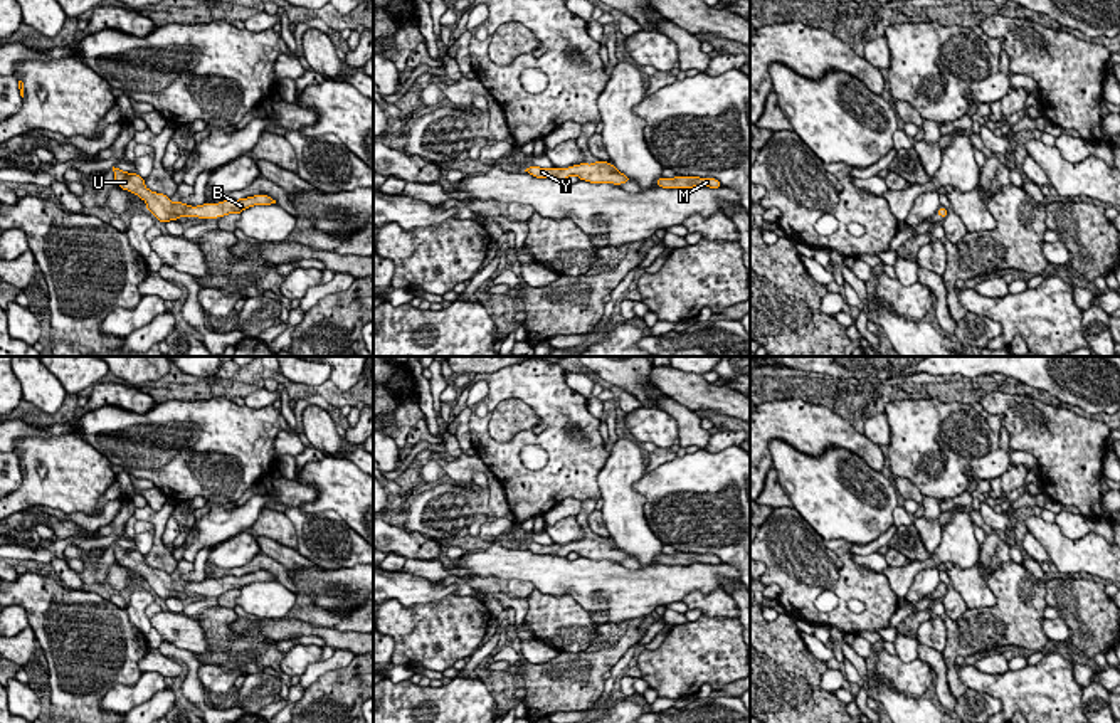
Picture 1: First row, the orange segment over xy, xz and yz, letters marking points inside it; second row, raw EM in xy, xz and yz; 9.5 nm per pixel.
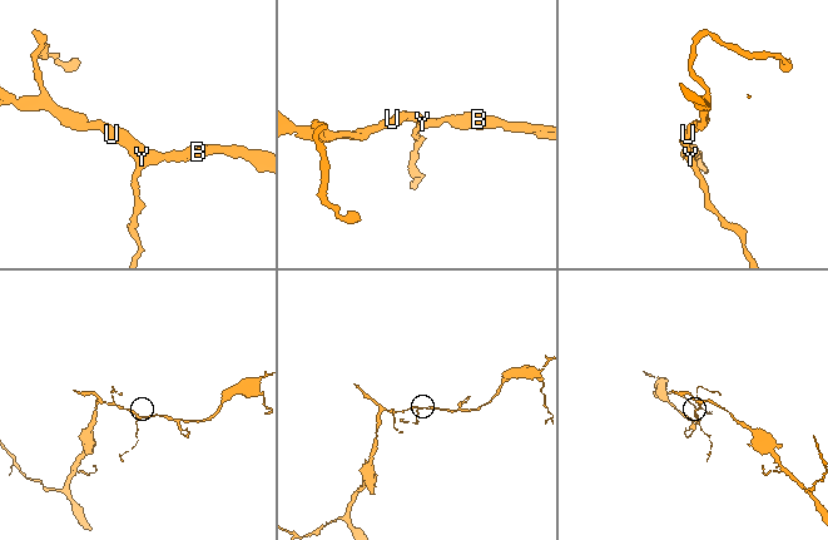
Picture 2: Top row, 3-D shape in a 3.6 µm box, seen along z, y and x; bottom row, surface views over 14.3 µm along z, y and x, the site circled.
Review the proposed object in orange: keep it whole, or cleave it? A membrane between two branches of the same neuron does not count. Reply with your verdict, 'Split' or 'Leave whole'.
Leave whole

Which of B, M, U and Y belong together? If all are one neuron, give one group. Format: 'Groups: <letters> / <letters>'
Groups: B M U Y

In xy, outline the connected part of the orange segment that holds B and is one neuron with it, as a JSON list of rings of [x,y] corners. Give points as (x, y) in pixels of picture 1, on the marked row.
[[[114,166],[113,172],[116,185],[143,198],[146,202],[148,212],[151,212],[155,219],[163,224],[168,220],[178,220],[180,217],[188,219],[190,215],[214,220],[227,214],[240,214],[252,205],[276,203],[276,200],[272,200],[269,195],[254,195],[240,200],[227,198],[217,205],[207,202],[198,207],[190,207],[183,202],[173,203],[166,195],[148,190],[145,187],[145,178],[141,178],[138,173],[128,173]]]

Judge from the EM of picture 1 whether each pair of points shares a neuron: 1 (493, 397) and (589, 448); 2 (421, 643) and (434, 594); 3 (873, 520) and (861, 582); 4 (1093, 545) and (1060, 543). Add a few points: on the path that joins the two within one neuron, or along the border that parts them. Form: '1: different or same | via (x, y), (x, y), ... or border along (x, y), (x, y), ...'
1: same | via (518, 390), (530, 390), (562, 422), (564, 432)
2: different | border along (454, 592), (438, 601), (412, 606), (392, 601)
3: different | border along (816, 532), (826, 538), (843, 538), (853, 545)
4: same | via (1085, 547), (1068, 547)

